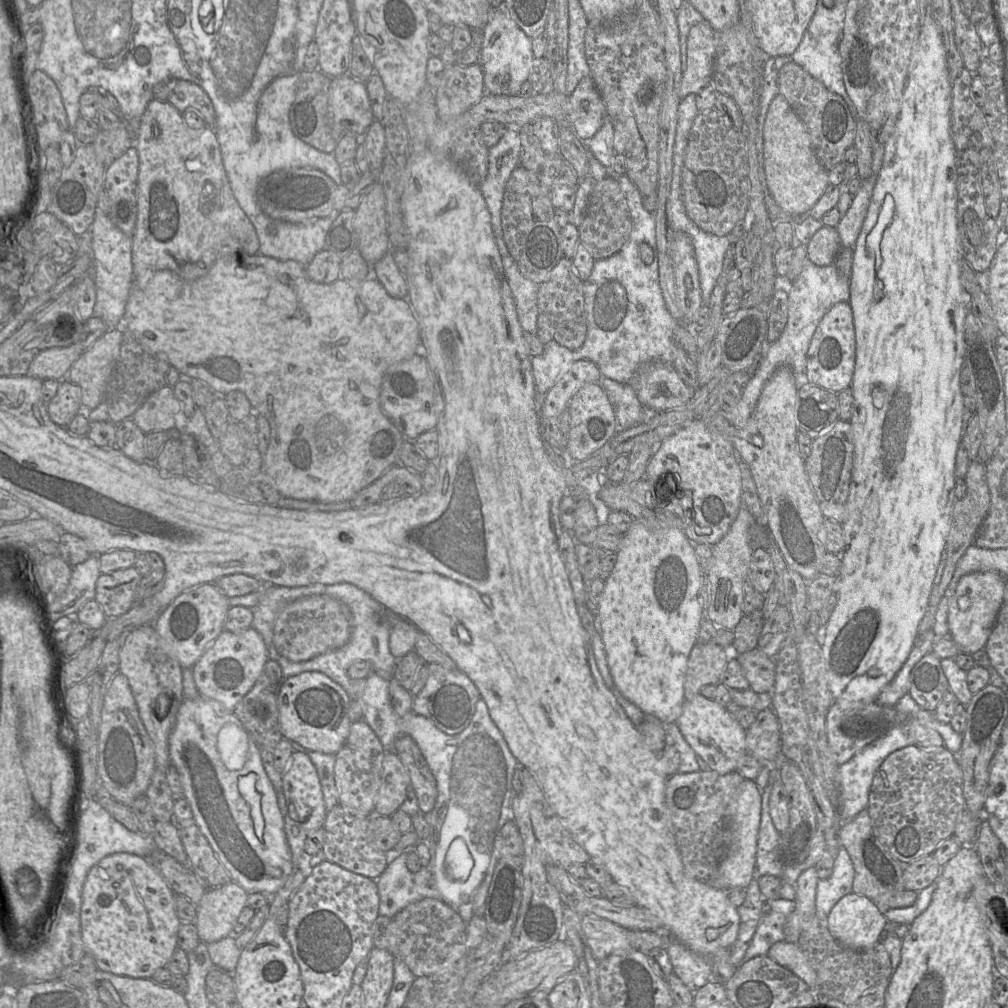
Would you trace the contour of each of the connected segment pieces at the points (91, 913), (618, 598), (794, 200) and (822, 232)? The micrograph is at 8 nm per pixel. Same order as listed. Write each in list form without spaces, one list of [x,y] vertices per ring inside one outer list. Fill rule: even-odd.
[[[119,852],[106,856],[100,860],[89,871],[82,893],[81,906],[81,935],[86,953],[90,954],[96,963],[98,970],[111,973],[118,976],[127,976],[131,978],[149,979],[160,968],[166,967],[177,946],[178,930],[182,922],[178,918],[174,905],[175,893],[167,885],[160,873],[151,865],[147,858],[135,854]]]
[[[633,521],[627,533],[623,535],[622,543],[617,551],[617,562],[612,573],[605,581],[603,597],[598,606],[596,631],[598,631],[598,626],[600,626],[601,638],[615,690],[635,704],[646,717],[655,717],[663,724],[675,723],[681,715],[682,705],[685,702],[684,683],[687,662],[692,648],[698,642],[698,632],[703,612],[701,606],[701,581],[704,571],[696,559],[694,548],[694,544],[686,537],[681,529],[671,528],[663,531],[653,531],[644,524]]]
[[[776,95],[773,98],[765,117],[763,127],[763,164],[768,193],[777,206],[790,216],[808,216],[808,212],[829,185],[828,171],[819,164],[812,152],[810,137],[806,127],[780,95]]]
[[[822,226],[807,244],[807,258],[817,266],[832,265],[840,249],[836,227]]]

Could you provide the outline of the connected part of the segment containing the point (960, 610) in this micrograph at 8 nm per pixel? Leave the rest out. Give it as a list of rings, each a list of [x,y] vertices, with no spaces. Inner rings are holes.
[[[995,571],[972,572],[962,576],[948,606],[949,637],[961,652],[974,654],[985,648],[1003,604],[1006,579]]]

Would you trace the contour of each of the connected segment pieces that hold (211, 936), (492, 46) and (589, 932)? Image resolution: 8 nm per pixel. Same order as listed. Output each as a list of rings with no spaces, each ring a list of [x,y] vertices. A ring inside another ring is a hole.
[[[230,881],[216,888],[209,888],[196,906],[195,926],[201,942],[217,942],[231,936],[233,928],[247,906],[248,892]]]
[[[494,9],[490,20],[482,29],[482,48],[479,63],[486,92],[494,95],[514,96],[528,79],[534,65],[531,39],[516,22],[502,9]]]
[[[582,916],[581,928],[590,953],[598,962],[615,952],[633,949],[629,940],[630,930],[607,919]]]

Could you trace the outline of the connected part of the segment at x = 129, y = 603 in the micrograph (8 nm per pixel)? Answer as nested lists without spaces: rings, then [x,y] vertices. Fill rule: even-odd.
[[[129,567],[101,574],[96,581],[95,598],[107,618],[127,613],[135,604],[135,591],[142,576]]]

